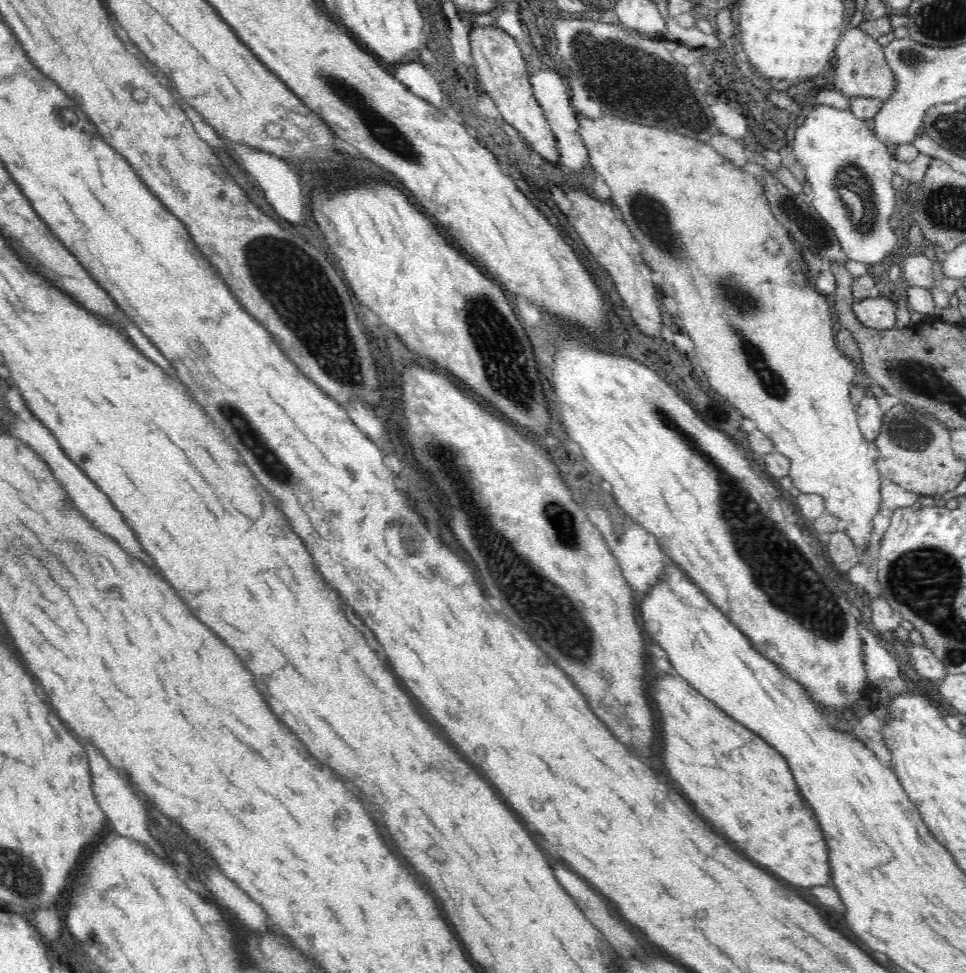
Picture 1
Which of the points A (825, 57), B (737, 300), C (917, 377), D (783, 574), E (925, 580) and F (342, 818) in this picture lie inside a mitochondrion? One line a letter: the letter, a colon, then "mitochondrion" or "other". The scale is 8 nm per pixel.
A: other
B: mitochondrion
C: mitochondrion
D: mitochondrion
E: mitochondrion
F: mitochondrion

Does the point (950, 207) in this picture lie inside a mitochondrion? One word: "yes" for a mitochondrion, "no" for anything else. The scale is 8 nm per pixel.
yes

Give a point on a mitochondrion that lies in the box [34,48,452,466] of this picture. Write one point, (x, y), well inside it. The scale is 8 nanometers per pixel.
(299, 293)

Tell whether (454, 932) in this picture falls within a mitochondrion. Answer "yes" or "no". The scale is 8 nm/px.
no

